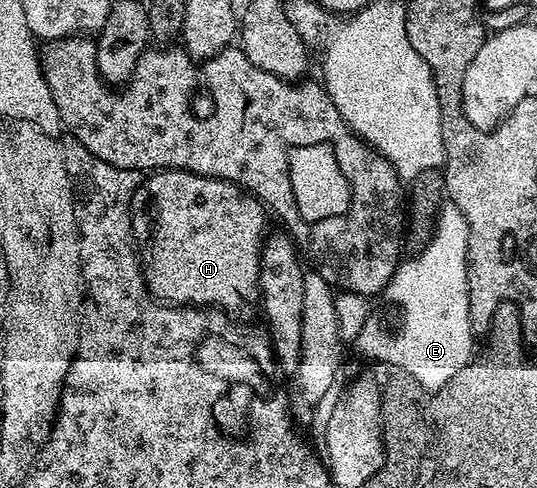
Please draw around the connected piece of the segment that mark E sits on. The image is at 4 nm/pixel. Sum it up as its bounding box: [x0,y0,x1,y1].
[357,208,477,391]

